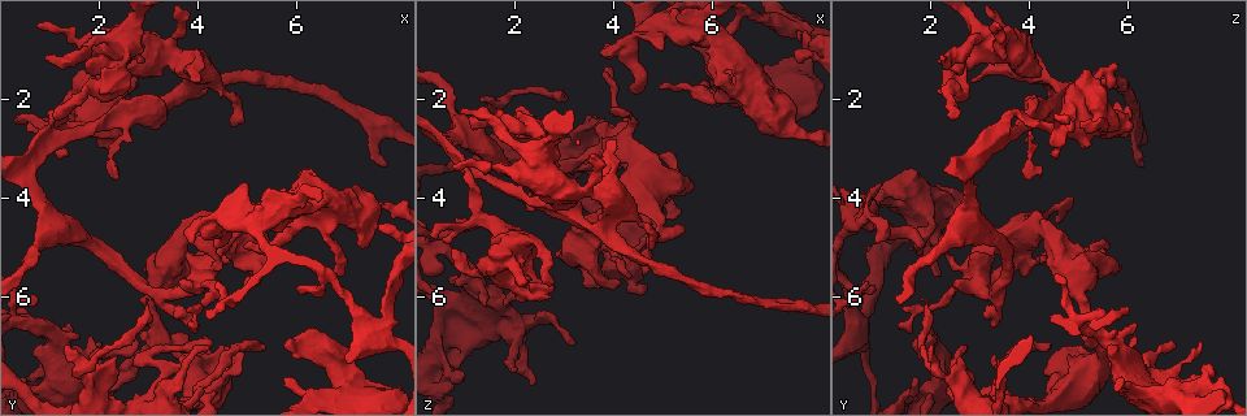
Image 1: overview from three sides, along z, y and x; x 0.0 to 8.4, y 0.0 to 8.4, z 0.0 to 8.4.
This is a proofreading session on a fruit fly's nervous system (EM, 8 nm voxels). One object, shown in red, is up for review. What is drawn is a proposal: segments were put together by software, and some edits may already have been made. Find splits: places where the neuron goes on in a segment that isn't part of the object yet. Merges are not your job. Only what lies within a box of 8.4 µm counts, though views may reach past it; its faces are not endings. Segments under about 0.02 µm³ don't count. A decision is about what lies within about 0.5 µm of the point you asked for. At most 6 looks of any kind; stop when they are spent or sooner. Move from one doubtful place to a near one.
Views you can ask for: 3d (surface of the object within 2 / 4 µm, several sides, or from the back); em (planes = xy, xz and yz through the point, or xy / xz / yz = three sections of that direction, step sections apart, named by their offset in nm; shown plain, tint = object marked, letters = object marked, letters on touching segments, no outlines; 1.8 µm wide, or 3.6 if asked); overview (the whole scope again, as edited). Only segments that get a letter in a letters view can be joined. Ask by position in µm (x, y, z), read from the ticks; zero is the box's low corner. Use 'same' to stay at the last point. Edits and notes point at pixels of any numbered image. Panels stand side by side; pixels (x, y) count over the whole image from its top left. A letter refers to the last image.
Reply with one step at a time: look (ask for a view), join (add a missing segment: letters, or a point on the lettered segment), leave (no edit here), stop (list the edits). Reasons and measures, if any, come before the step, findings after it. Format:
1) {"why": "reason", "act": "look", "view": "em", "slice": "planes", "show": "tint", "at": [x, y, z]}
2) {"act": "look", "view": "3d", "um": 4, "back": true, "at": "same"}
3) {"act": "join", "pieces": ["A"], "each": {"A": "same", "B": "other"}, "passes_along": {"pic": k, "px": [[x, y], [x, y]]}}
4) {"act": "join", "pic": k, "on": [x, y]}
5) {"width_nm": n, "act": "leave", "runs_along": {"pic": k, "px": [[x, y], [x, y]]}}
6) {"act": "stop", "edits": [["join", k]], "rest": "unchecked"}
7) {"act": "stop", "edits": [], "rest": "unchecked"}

{"why": "branch stops here", "act": "look", "view": "3d", "um": 2, "at": [2.70, 2.20, 6.05]}

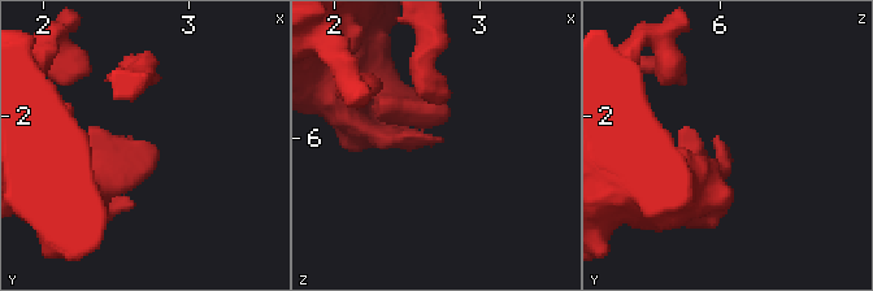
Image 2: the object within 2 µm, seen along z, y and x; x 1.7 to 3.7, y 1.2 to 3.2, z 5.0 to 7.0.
{"act": "look", "view": "em", "slice": "planes", "show": "letters", "at": [2.66, 2.24, 6.04]}

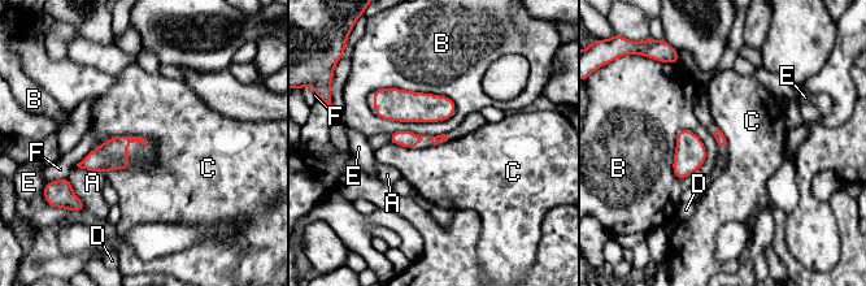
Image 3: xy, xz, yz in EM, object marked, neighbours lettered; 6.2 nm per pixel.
{"act": "leave", "each": {"A": "other", "B": "other", "C": "other", "D": "other", "E": "other", "F": "other"}, "border": {"pic": 3, "px": [[148, 141], [113, 135], [95, 148]]}, "found": "no lettered segment goes on from it"}

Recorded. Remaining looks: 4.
{"why": "free end", "act": "look", "view": "em", "slice": "yz", "step": 4, "show": "tint", "at": [2.35, 3.60, 3.95]}

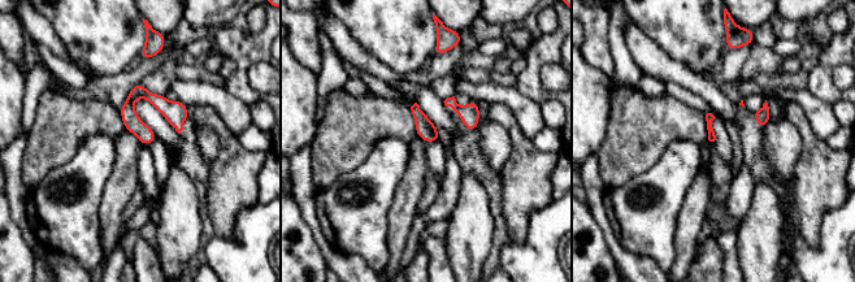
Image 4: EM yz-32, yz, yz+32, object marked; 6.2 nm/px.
{"why": "see the neighbours", "act": "look", "view": "em", "slice": "yz", "step": 4, "show": "letters", "at": "same"}

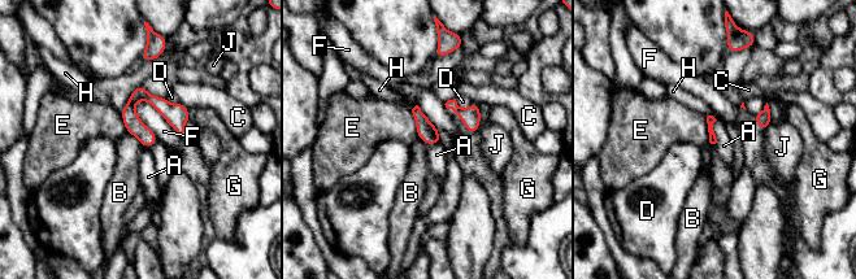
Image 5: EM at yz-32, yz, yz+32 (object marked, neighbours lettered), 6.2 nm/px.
{"act": "leave", "each": {"A": "other", "B": "other", "C": "other", "D": "other", "E": "other", "F": "other", "G": "other", "H": "other", "J": "other"}, "border": {"pic": 5, "px": [[126, 130], [144, 147]]}, "found": "no lettered segment goes on from it"}

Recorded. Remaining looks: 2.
{"act": "stop", "edits": [], "rest": "unchecked"}

